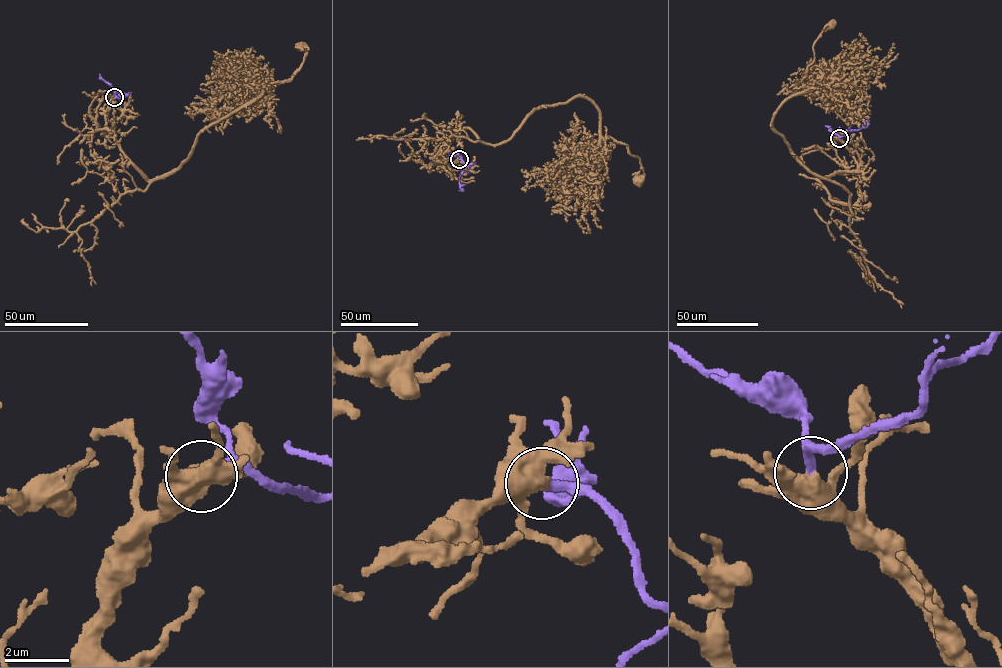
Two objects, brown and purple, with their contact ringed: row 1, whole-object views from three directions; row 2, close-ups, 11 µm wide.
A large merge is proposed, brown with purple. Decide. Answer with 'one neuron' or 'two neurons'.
two neurons

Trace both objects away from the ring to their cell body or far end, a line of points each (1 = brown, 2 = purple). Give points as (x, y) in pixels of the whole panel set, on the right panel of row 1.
1: (839, 138), (858, 168), (818, 180), (845, 203), (772, 121), (811, 89), (831, 25)
2: (839, 138), (849, 131), (866, 127), (866, 120)

